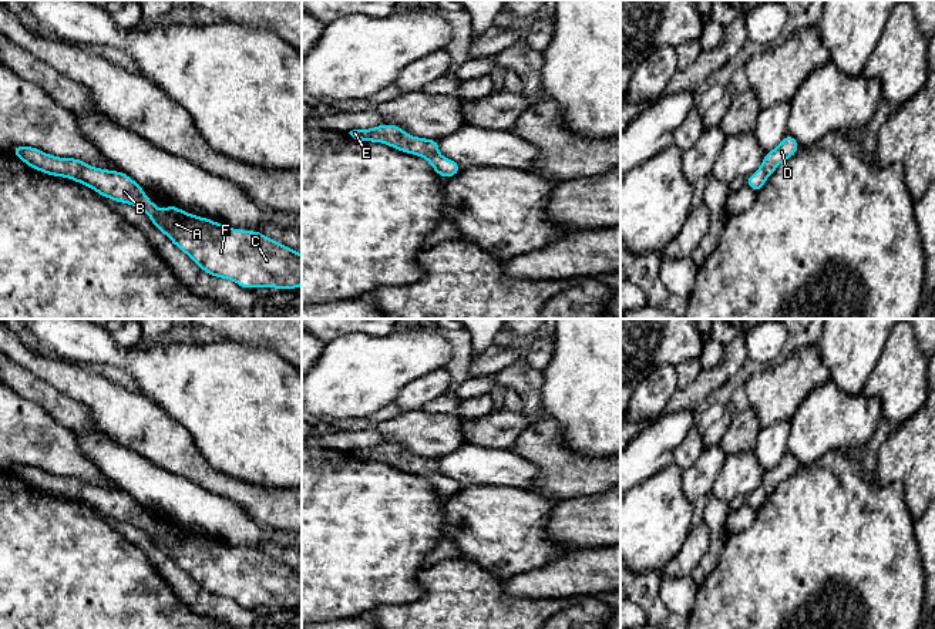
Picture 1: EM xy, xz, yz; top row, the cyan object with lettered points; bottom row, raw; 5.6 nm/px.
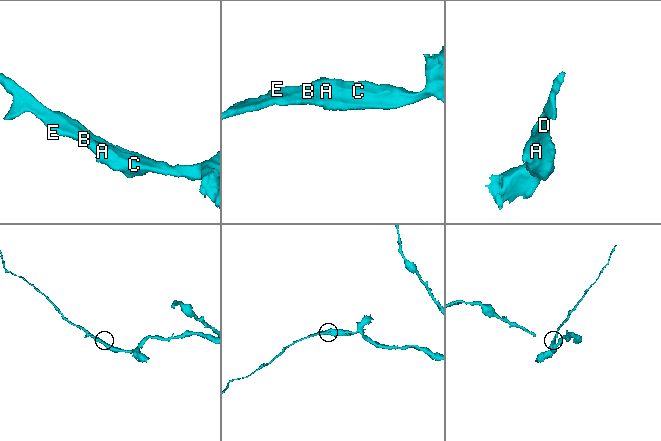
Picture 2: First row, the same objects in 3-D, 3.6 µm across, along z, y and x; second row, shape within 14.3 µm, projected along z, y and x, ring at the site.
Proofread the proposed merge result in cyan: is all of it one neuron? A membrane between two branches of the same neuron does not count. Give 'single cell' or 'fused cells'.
single cell

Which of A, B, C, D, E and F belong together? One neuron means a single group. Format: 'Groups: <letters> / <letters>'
Groups: A B C D E F

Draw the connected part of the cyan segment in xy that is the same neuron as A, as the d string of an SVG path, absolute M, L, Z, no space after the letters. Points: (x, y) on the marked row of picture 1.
M16 145L11 152L36 171L80 182L104 198L144 211L158 231L211 276L233 280L243 289L302 286L302 255L258 231L232 229L171 204L159 211L142 186L121 171L94 168L34 147Z

